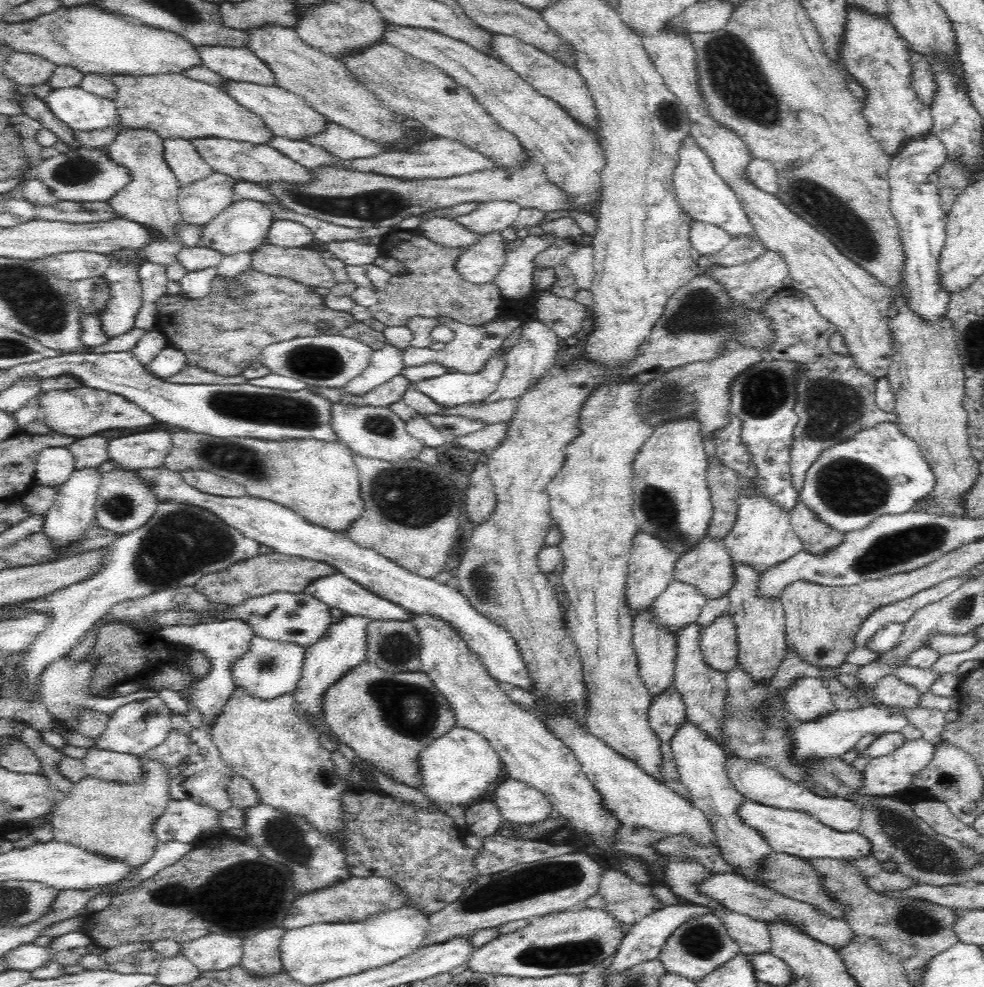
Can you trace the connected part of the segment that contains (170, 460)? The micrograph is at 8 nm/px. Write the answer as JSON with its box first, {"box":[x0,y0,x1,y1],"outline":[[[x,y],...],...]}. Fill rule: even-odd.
{"box":[163,430,364,533],"outline":[[[176,430],[163,466],[174,472],[207,470],[246,487],[247,494],[280,503],[304,519],[337,533],[344,533],[364,512],[359,470],[351,450],[342,441],[316,438],[268,441],[258,438],[216,438]]]}

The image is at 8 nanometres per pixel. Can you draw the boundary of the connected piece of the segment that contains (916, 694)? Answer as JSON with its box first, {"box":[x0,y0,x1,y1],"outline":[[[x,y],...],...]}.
{"box":[873,675,921,709],"outline":[[[896,675],[884,676],[873,688],[881,704],[906,709],[918,707],[921,692],[914,686],[902,682]]]}

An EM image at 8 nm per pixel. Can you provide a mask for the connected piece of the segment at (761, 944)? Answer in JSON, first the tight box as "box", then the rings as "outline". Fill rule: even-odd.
{"box":[720,911,771,955],"outline":[[[732,911],[720,914],[729,935],[744,955],[771,950],[771,936],[764,921]]]}

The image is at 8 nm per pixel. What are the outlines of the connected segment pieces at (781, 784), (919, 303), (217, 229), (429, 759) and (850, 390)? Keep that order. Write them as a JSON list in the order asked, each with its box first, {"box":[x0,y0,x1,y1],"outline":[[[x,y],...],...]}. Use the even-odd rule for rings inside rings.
[{"box":[726,758,862,832],"outline":[[[727,758],[726,773],[728,773],[734,789],[746,799],[783,810],[806,812],[836,832],[855,832],[859,828],[862,810],[850,799],[820,797],[807,790],[805,786],[799,786],[796,782],[785,778],[776,770],[766,767],[764,764],[748,762],[746,758]]]},{"box":[888,131,950,323],"outline":[[[930,131],[925,135],[912,137],[900,145],[898,152],[892,157],[888,169],[889,183],[891,186],[891,211],[896,217],[900,227],[900,237],[904,245],[904,281],[901,283],[901,294],[909,302],[909,308],[922,319],[935,323],[941,321],[948,314],[950,294],[943,288],[940,272],[940,252],[944,248],[946,240],[946,216],[947,212],[940,206],[939,170],[946,158],[946,149],[942,141]]]},{"box":[200,199,275,256],"outline":[[[239,199],[238,202],[227,206],[208,224],[203,225],[200,247],[217,250],[226,256],[240,252],[255,251],[258,246],[266,242],[271,224],[275,221],[273,212],[262,201],[254,199]]]},{"box":[418,726,502,806],"outline":[[[458,726],[451,728],[420,751],[418,765],[422,773],[418,792],[442,804],[464,806],[471,804],[475,799],[480,800],[502,772],[500,755],[494,751],[490,743],[475,730]]]},{"box":[761,286,899,491],"outline":[[[791,286],[777,293],[761,312],[768,319],[772,319],[772,326],[777,334],[773,344],[761,352],[763,359],[788,359],[800,363],[795,407],[799,422],[793,432],[790,462],[793,485],[800,491],[808,469],[824,450],[852,439],[860,430],[878,426],[880,423],[898,425],[899,417],[895,412],[886,413],[877,406],[877,380],[860,370],[850,353],[836,354],[830,349],[829,341],[837,328],[817,312],[806,294],[795,291]]]}]

